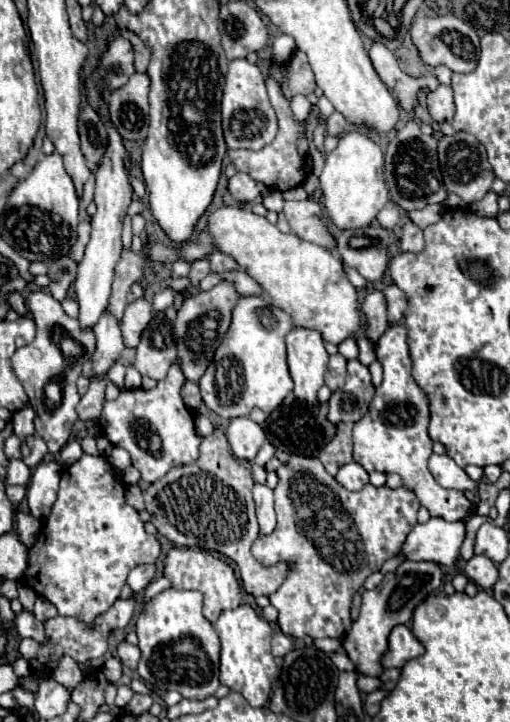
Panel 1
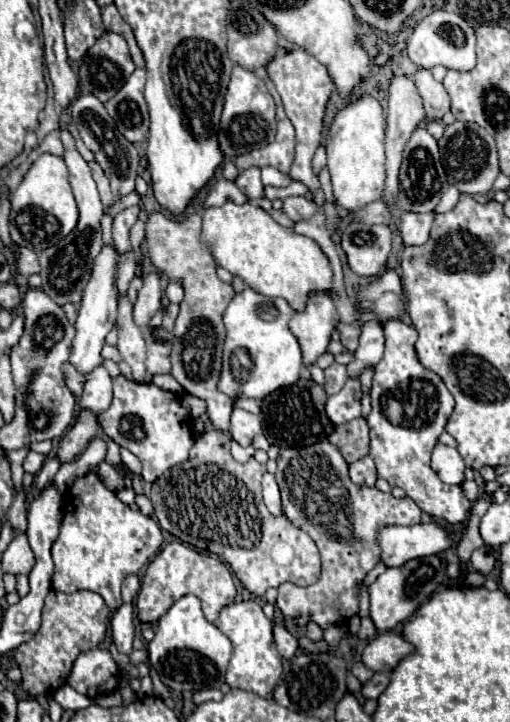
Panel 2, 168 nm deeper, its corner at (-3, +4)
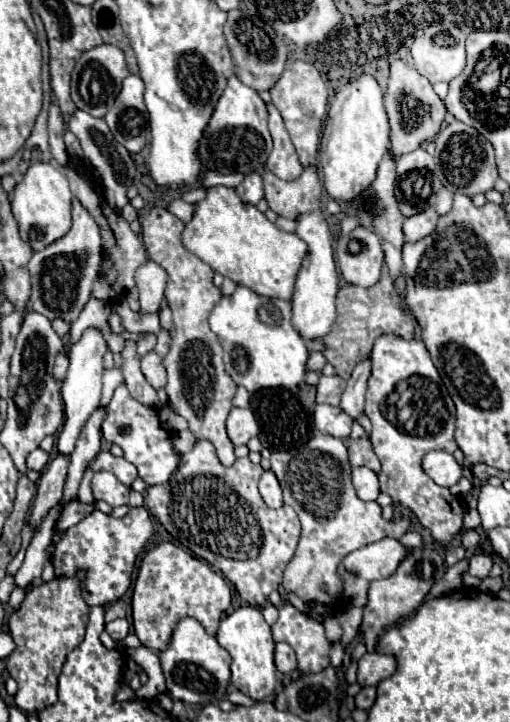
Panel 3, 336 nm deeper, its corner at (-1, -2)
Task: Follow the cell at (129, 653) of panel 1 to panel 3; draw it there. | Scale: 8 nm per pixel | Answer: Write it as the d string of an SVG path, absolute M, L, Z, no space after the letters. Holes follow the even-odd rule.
M118 618L114 622L108 622L106 624L106 632L112 636L112 640L116 644L120 644L120 640L124 640L126 634L128 634L128 622L126 622L126 618Z

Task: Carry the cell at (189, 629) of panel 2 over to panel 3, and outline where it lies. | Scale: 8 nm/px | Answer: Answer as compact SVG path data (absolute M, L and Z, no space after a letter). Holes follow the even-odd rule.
M180 620L168 650L160 654L168 694L186 704L212 704L224 700L230 682L230 660L232 658L228 658L228 652L216 642L214 636L206 634L198 620Z

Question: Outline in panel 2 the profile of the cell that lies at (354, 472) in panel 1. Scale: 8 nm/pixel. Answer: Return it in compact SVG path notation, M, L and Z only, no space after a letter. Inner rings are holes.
M364 456L364 458L356 460L354 464L350 464L348 472L350 472L350 478L354 484L364 484L364 486L374 486L374 482L378 478L374 460L370 456Z

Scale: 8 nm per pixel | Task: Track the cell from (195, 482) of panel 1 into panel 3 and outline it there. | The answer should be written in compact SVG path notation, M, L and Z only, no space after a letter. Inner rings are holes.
M200 440L190 452L180 456L180 464L170 480L166 484L150 486L144 496L144 506L148 508L148 512L158 518L158 522L188 550L192 550L192 532L208 532L204 534L204 540L194 542L194 554L208 560L208 552L218 552L214 568L220 570L234 584L240 598L252 606L262 606L268 600L270 592L280 586L284 566L292 560L300 538L300 522L290 506L272 510L264 504L258 492L258 480L262 472L262 466L252 464L248 458L236 458L236 462L228 468L222 466L214 446L206 440Z

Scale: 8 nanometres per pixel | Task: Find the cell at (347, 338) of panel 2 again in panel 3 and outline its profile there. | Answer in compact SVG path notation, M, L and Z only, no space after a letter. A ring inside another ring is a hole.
M382 268L382 278L370 288L358 288L358 286L342 286L336 294L336 308L338 316L332 326L332 330L324 336L318 338L318 342L324 344L324 358L334 366L336 374L342 376L344 380L350 378L354 366L362 362L364 358L370 358L374 340L384 336L384 334L396 334L400 338L414 338L414 316L410 316L402 300L396 292L394 280L388 274L388 268ZM380 326L380 328L378 328Z

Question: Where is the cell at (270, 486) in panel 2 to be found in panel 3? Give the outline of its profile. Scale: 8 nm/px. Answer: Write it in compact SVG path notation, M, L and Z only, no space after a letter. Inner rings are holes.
M266 470L260 478L260 494L264 498L264 502L270 506L270 508L280 508L284 502L282 502L282 488L278 484L278 478L272 474L272 470Z

